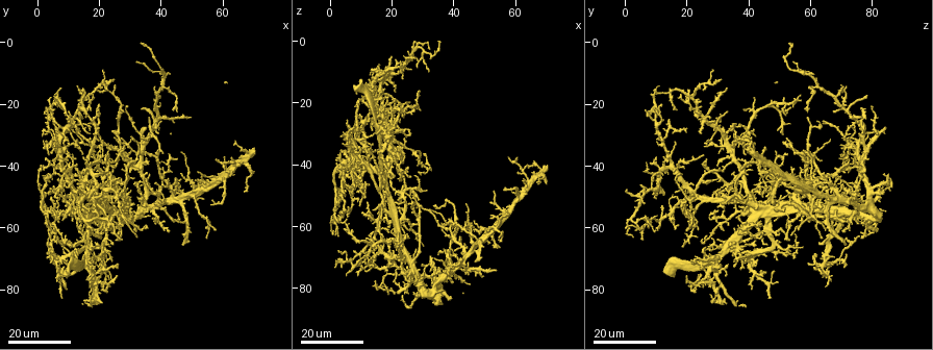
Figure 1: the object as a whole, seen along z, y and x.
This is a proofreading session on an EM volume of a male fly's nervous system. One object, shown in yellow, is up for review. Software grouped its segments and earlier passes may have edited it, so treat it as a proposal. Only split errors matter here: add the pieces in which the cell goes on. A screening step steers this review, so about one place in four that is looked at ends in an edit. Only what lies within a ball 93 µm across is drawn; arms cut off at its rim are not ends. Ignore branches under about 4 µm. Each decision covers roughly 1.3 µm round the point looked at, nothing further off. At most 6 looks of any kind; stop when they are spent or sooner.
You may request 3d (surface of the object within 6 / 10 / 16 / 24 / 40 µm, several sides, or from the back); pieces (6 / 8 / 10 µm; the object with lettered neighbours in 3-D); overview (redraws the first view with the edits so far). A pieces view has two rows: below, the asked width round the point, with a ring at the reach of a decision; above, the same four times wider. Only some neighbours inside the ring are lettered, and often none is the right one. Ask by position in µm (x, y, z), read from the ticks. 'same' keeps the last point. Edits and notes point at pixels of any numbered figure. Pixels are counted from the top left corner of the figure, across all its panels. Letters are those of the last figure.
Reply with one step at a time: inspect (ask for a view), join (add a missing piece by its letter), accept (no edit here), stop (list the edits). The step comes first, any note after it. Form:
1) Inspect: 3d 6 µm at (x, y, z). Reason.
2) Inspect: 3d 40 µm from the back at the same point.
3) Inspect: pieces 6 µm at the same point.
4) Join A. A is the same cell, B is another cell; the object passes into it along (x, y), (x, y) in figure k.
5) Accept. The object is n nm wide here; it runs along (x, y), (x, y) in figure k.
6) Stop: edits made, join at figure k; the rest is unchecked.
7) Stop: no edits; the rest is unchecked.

Inspect: 3d 24 µm at (42, 61, 71). An open end.

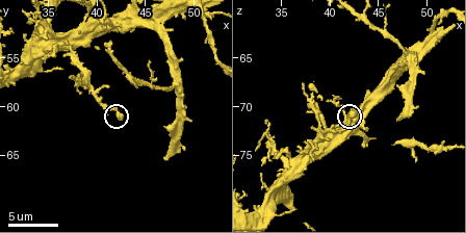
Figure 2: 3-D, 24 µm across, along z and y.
Inspect: 3d 6 µm at (42.0, 61.0, 70.6).

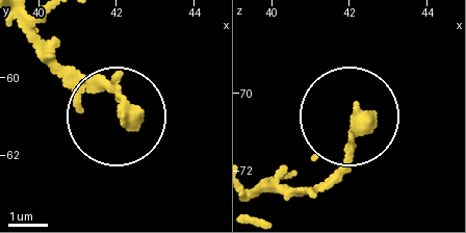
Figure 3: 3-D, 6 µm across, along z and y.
Inspect: pieces 8 µm at (42.20, 61.05, 70.40).

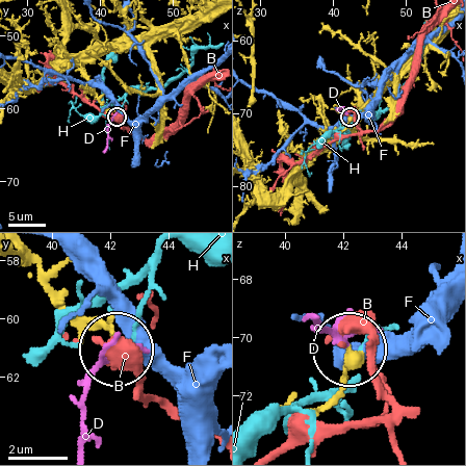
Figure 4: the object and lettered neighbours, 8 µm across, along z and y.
Join D. The object is 420 nm wide here; D is the same cell, B, F and H are other cells; the cell continues.

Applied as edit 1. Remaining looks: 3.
Inspect: 3d 16 µm at (41, 45, 67). Branch stops here.

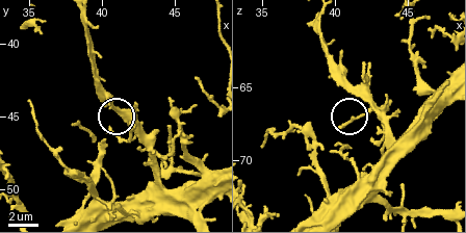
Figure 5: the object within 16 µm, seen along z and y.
Inspect: pieces 6 µm at (40.4, 46.0, 67.8). What lies round it.

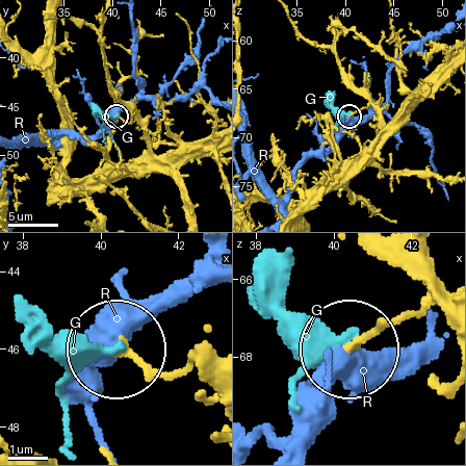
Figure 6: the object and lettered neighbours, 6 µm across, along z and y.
Accept. G and R are other cells; it runs along (212, 387), (192, 370), (117, 351) in figure 6; no lettered piece goes on from it.

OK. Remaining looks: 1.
Stop: edits made, join at figure 4; the rest is unchecked.

